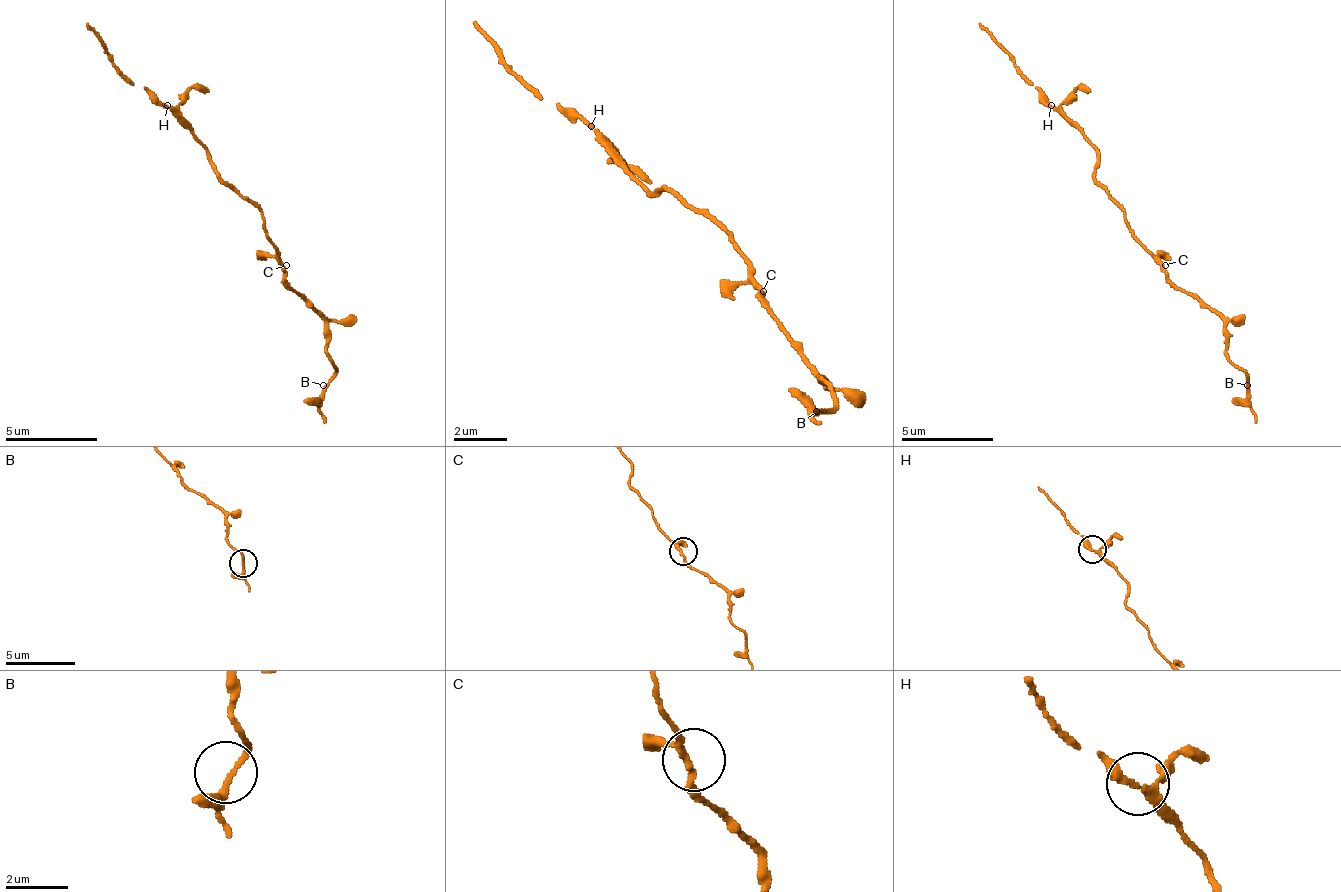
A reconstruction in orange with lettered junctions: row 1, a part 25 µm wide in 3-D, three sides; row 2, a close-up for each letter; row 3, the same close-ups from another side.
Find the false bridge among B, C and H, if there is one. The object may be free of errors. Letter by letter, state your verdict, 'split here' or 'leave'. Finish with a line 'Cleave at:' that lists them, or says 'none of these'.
B: leave
C: leave
H: leave
Cleave at: none of these

